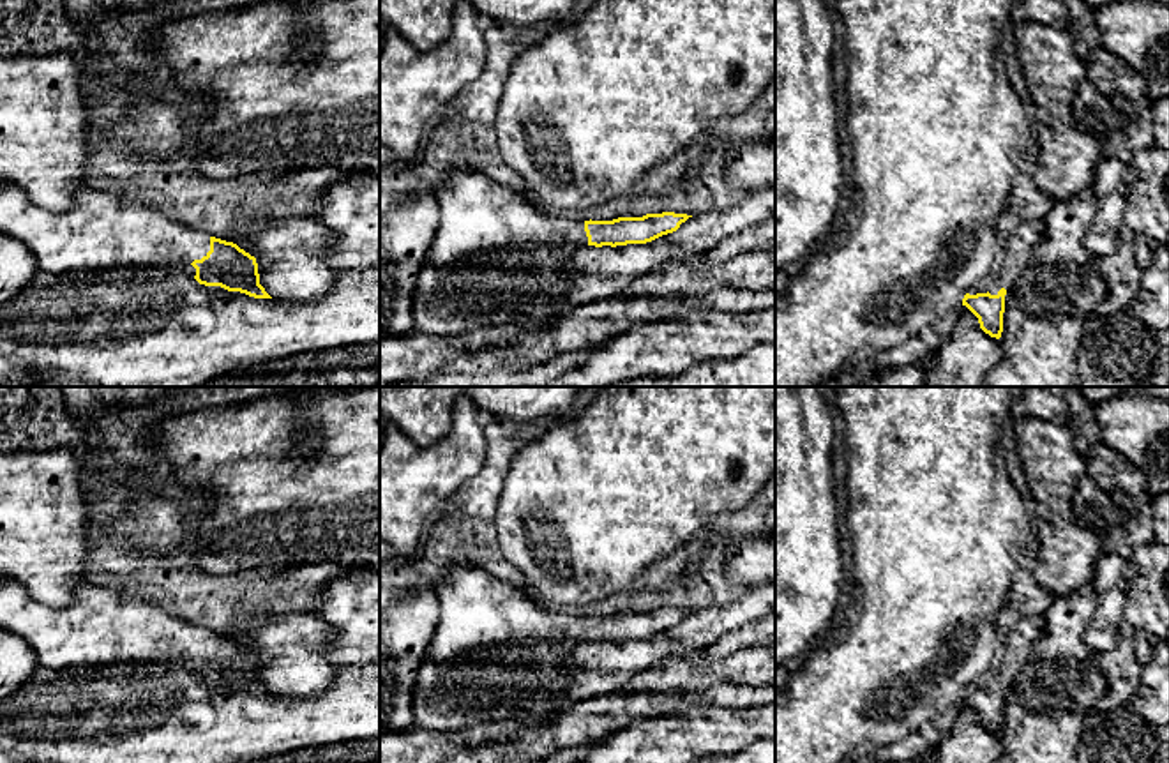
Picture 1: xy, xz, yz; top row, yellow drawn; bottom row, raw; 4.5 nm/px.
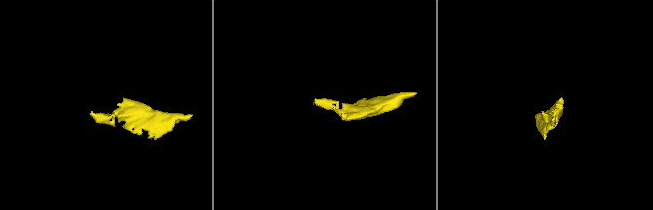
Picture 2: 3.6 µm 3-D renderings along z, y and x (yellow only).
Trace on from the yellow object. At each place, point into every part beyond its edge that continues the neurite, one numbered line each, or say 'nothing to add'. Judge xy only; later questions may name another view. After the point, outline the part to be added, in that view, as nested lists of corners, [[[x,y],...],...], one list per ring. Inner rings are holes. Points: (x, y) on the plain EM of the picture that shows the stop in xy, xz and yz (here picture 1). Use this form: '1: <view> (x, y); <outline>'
1: xy (101, 626); [[[2,579],[0,629],[23,639],[34,650],[39,666],[46,669],[109,662],[159,662],[178,664],[194,673],[196,664],[191,659],[210,646],[208,629],[171,616],[145,592],[131,586],[104,588],[87,579],[76,583],[72,601],[65,608],[39,604],[19,581]]]

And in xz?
1: xz (477, 610); [[[471,563],[449,569],[438,599],[440,620],[427,646],[438,664],[517,641],[588,643],[583,615],[547,609],[528,590]]]

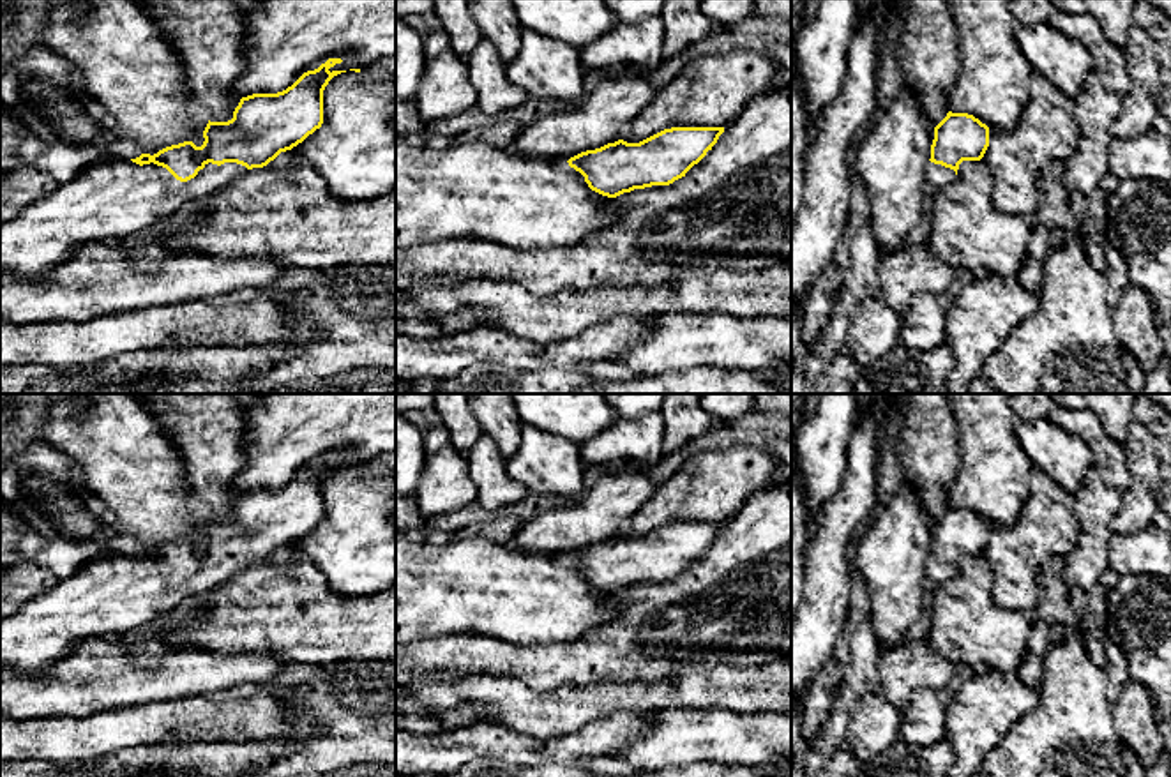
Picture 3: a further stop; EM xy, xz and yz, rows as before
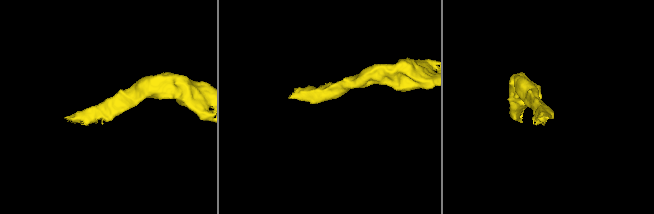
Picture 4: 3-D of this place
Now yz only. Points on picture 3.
1: yz (938, 571); [[[929,558],[929,563],[927,563],[927,583],[929,583],[929,586],[938,586],[943,581],[952,579],[956,574],[957,574],[957,570],[954,565],[945,563],[941,560]]]

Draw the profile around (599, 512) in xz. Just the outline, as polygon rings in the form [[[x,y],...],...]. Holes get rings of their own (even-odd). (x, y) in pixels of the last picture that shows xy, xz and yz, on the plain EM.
[[[625,466],[585,489],[569,507],[526,521],[509,547],[526,554],[569,556],[581,547],[615,539],[657,489],[636,466]]]

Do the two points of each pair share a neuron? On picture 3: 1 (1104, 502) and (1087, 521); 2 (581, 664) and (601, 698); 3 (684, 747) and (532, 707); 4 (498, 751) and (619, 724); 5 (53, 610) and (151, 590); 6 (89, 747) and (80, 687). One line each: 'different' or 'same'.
1: same
2: different
3: different
4: same
5: same
6: different

